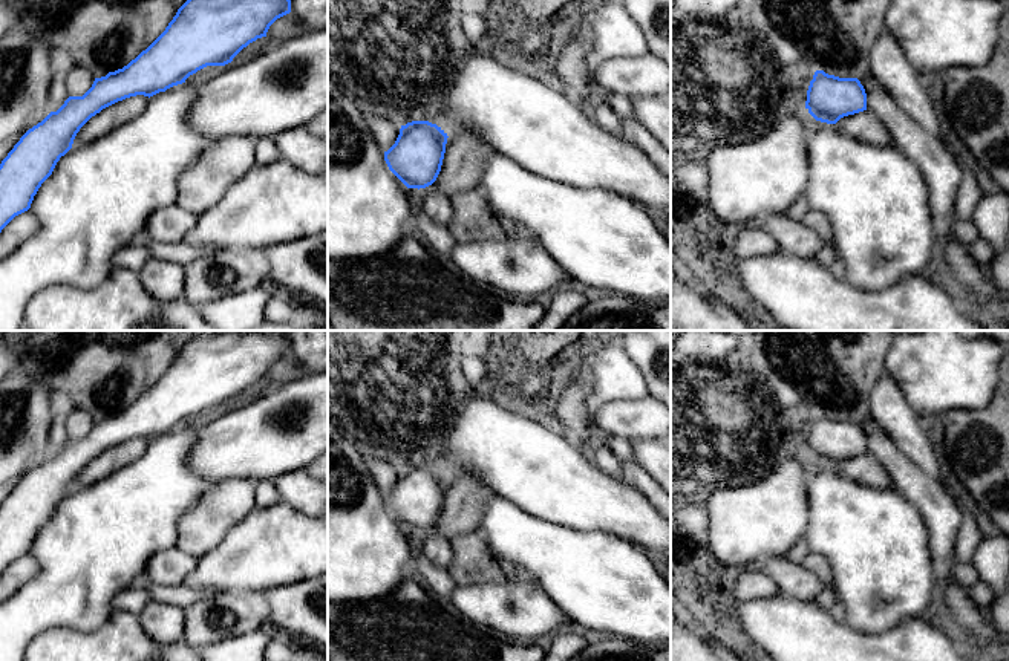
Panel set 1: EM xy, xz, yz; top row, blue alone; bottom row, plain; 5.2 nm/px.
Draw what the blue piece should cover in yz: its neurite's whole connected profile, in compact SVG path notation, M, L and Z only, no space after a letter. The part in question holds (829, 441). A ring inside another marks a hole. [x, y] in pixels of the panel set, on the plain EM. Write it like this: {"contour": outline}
{"contour": "M816 413L807 433L805 451L816 464L836 467L844 459L867 453L867 436L857 421Z"}

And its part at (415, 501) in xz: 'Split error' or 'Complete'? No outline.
Complete

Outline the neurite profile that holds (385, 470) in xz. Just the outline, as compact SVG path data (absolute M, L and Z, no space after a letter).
M367 453L367 464L377 487L383 496L387 494L400 477L400 465L390 457L374 453Z

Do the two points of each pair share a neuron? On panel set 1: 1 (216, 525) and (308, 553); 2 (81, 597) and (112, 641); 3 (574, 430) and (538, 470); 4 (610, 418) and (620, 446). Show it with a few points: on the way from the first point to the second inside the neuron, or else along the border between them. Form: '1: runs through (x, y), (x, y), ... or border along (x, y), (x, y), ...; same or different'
1: border along (256, 507), (213, 548), (204, 553); different
2: border along (114, 612), (91, 631), (66, 628); different
3: border along (562, 436), (588, 455); different
4: border along (600, 436), (623, 436), (630, 441); different

